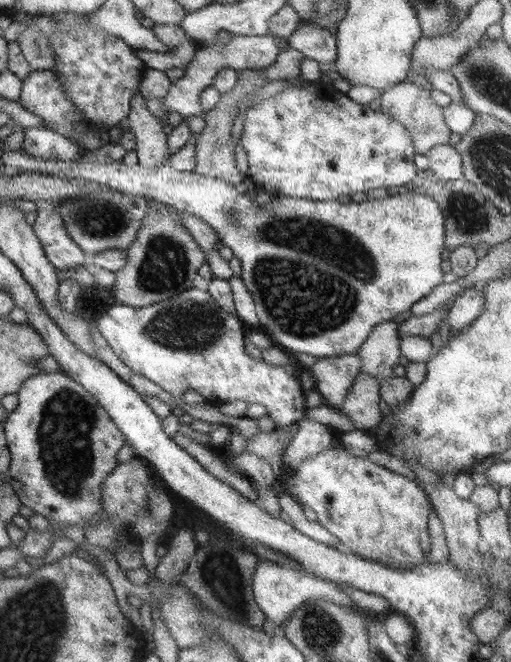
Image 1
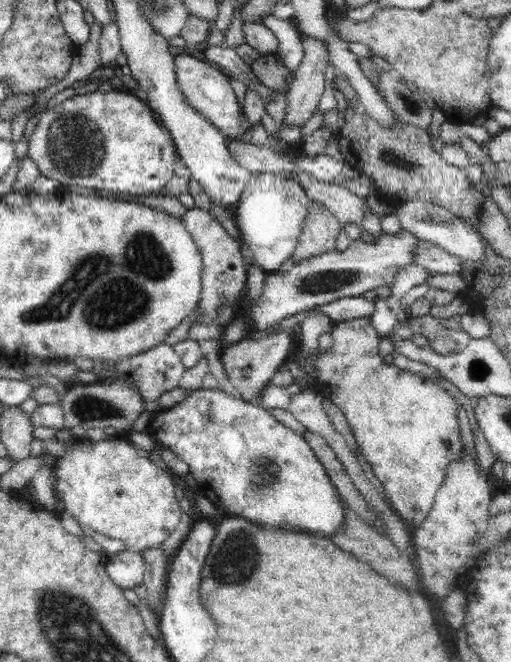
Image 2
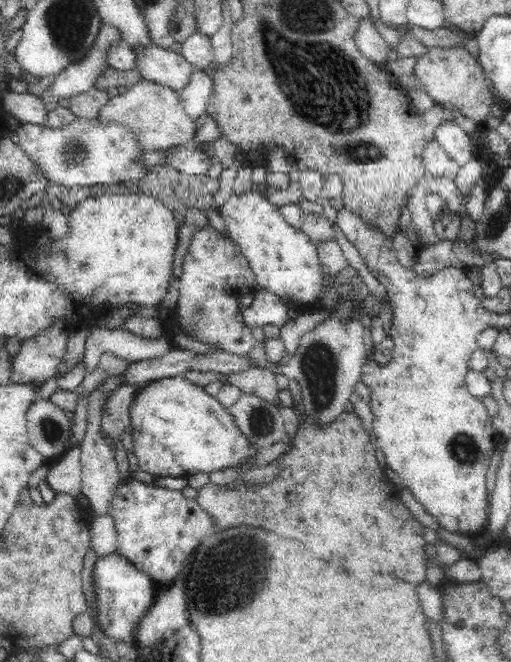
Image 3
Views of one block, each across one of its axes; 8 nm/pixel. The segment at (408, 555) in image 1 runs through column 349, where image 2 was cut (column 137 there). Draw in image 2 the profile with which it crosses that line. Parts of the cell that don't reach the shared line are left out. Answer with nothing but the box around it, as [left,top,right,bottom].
[53,436,182,553]

